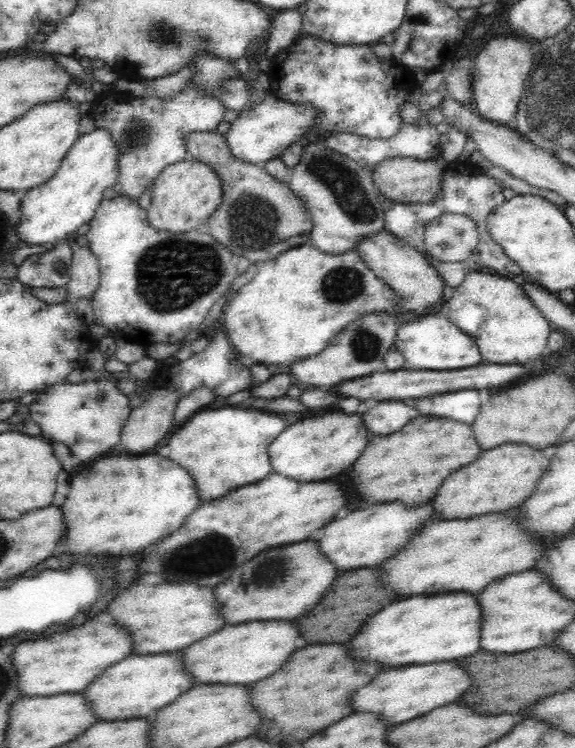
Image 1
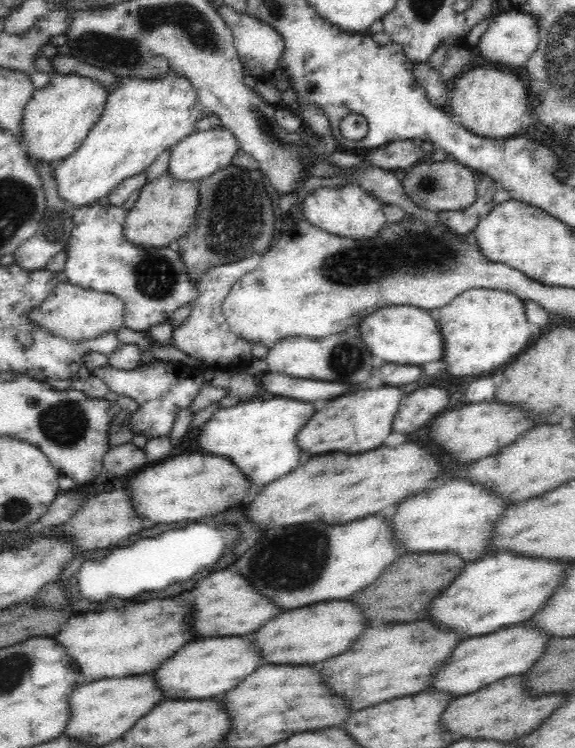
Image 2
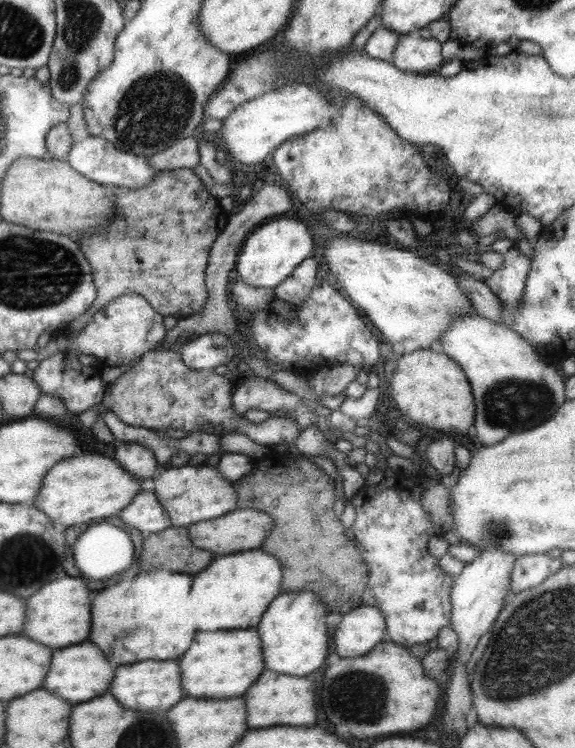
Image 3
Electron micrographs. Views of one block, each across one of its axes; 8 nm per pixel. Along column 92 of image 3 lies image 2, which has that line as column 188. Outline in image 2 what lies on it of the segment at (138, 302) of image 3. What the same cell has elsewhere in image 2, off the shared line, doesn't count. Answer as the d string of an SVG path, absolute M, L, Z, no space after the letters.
M252 254L238 262L218 265L202 273L201 279L196 284L198 298L192 304L188 320L172 328L169 343L161 344L156 341L156 345L174 347L213 371L236 371L244 367L253 358L252 344L240 338L230 328L222 310L222 303L234 283L238 282L245 274L258 268L260 258L262 258L262 254Z

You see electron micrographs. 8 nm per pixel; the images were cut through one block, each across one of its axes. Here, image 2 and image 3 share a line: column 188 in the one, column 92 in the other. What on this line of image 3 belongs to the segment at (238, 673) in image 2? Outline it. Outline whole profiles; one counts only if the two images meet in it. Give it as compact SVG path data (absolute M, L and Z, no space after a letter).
M85 640L81 644L54 649L52 654L51 668L43 680L45 690L49 690L50 693L69 700L73 704L87 702L87 700L101 696L103 692L109 690L113 680L113 666L101 654L101 650L97 650L97 646L91 644L91 641Z

